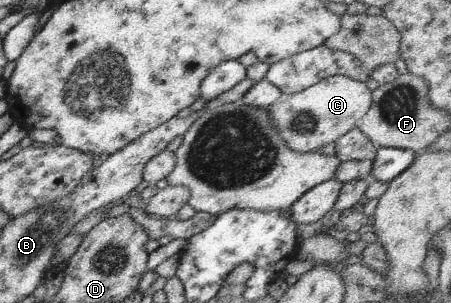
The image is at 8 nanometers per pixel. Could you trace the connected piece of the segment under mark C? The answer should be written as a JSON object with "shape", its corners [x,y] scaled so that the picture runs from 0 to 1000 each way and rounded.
{"shape":[[[738,251],[710,264],[678,297],[645,310],[636,330],[590,353],[594,389],[608,422],[634,462],[639,488],[665,508],[705,502],[718,479],[745,469],[747,455],[772,442],[789,422],[800,389],[825,350],[825,297],[809,271],[772,257],[772,251]]]}

